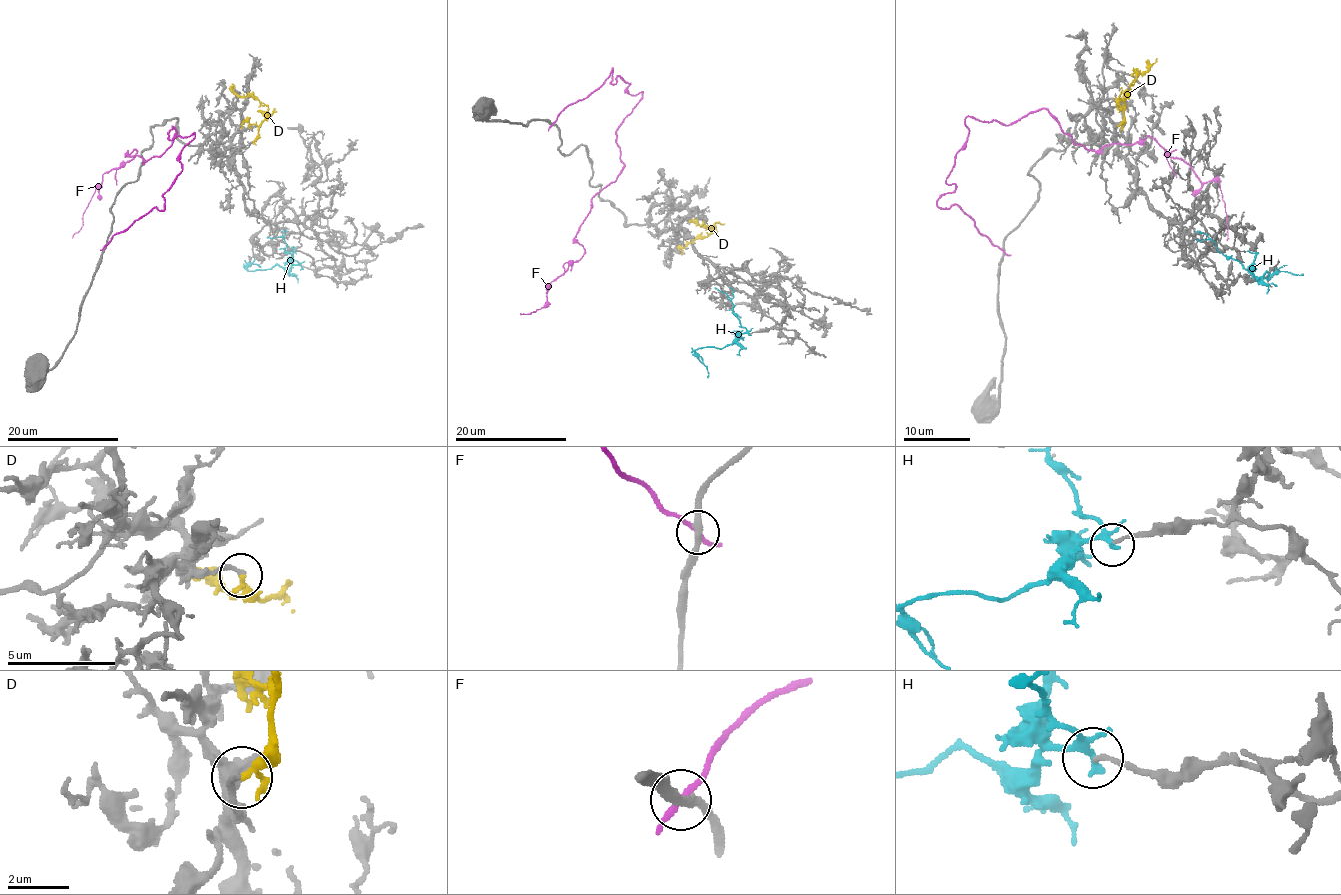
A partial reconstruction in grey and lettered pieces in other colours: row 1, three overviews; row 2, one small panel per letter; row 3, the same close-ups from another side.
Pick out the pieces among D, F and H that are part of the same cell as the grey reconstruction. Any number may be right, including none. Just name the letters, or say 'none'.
D

